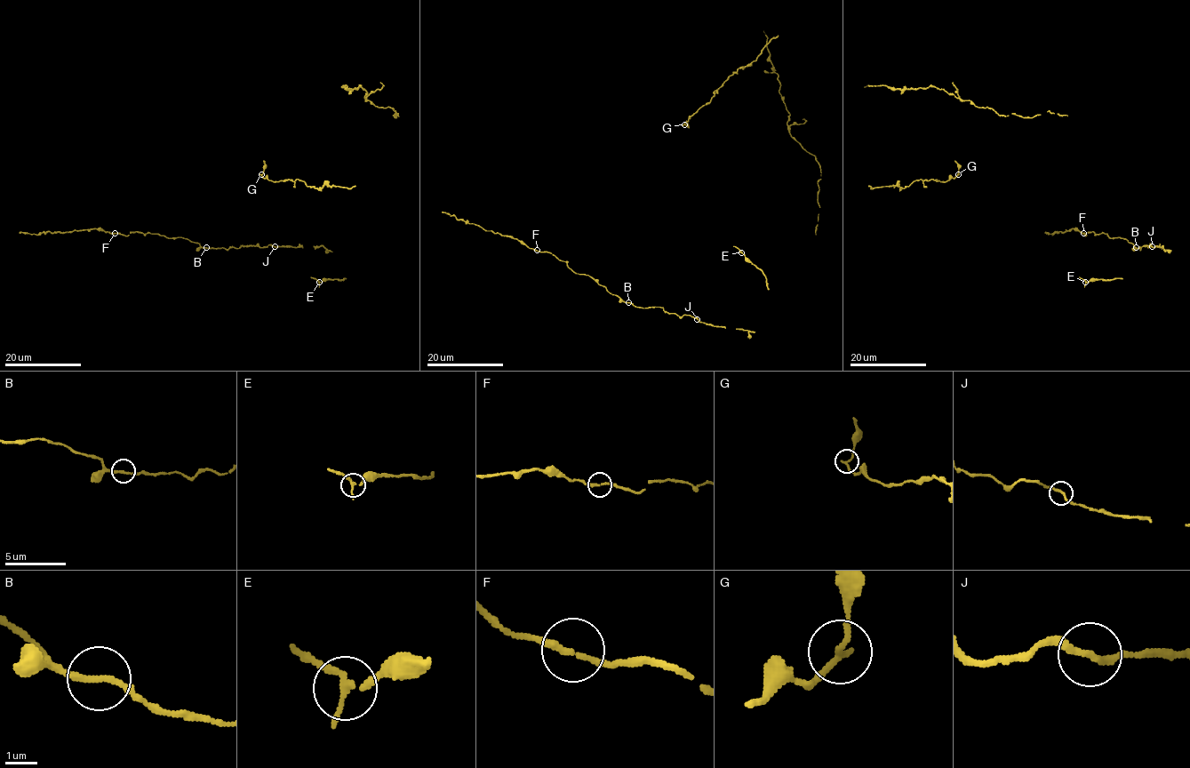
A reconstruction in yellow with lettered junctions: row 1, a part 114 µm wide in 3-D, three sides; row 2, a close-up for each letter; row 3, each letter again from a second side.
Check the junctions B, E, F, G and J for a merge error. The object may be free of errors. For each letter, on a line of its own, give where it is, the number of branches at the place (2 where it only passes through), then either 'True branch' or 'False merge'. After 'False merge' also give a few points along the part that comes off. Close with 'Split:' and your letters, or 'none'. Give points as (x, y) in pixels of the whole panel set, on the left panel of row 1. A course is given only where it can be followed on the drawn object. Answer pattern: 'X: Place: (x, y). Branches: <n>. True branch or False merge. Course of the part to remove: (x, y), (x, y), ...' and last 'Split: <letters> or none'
B: Place: (206, 247). Branches: 2. True branch
E: Place: (319, 282). Branches: 2. True branch
F: Place: (115, 233). Branches: 2. True branch
G: Place: (261, 174). Branches: 2. False merge. Course of the part to remove: (261, 174), (263, 161)
J: Place: (275, 246). Branches: 2. True branch
Split: G

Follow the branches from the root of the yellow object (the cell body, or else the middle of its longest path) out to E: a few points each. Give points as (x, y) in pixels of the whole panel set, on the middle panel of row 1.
E: (767, 289), (764, 274), (742, 252)

